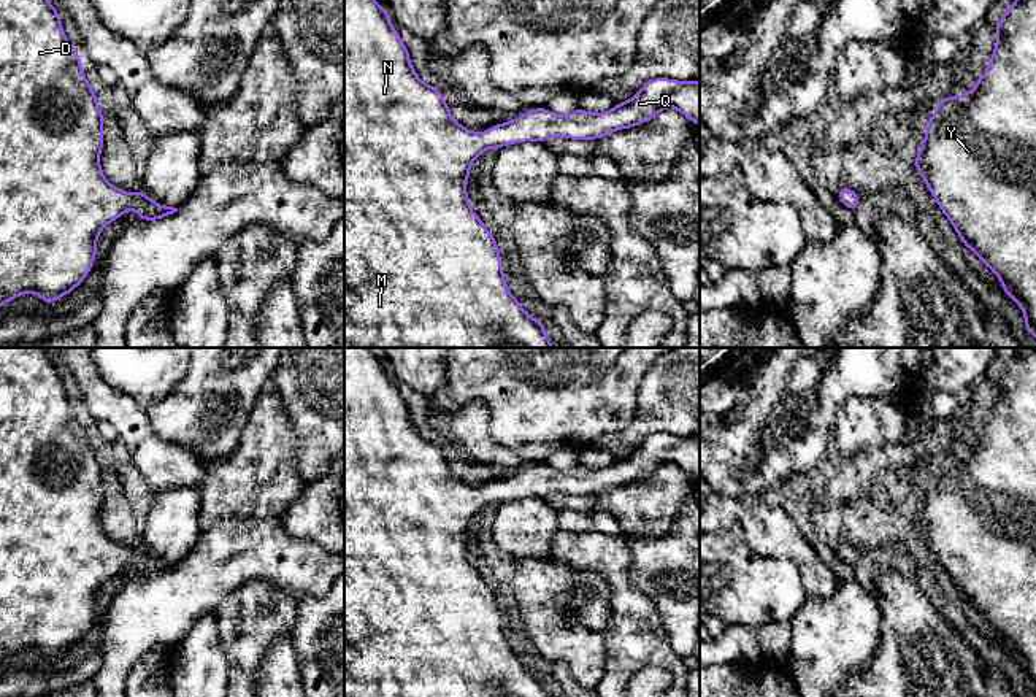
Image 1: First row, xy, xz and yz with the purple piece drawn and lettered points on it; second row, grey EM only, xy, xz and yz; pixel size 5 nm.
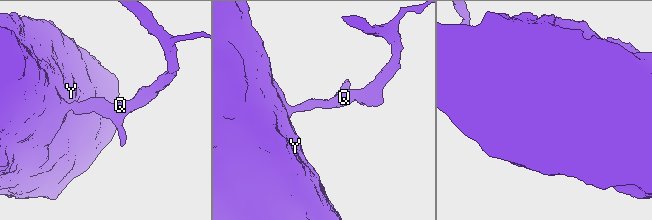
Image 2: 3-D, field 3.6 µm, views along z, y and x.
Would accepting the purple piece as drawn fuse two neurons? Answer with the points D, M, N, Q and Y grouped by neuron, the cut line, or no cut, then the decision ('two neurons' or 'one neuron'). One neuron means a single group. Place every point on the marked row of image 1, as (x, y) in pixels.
groups D M N Q Y; cut none; one neuron

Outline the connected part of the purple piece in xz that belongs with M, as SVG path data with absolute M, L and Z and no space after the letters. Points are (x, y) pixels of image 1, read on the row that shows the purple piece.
M344 0L344 348L554 348L544 332L544 322L530 316L509 292L501 270L501 256L495 237L471 210L466 183L474 159L485 149L500 149L524 141L544 143L551 137L573 140L604 138L620 129L630 129L654 119L665 108L676 108L700 127L700 83L668 78L649 79L630 100L616 103L609 111L593 114L577 108L570 114L555 114L547 108L533 108L520 117L489 127L478 133L460 125L452 116L439 89L425 84L409 60L409 51L389 21L389 13L376 0Z

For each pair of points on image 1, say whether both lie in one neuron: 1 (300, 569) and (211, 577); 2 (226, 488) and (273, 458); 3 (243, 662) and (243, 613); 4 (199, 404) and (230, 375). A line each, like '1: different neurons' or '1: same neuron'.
1: same neuron
2: same neuron
3: same neuron
4: same neuron

